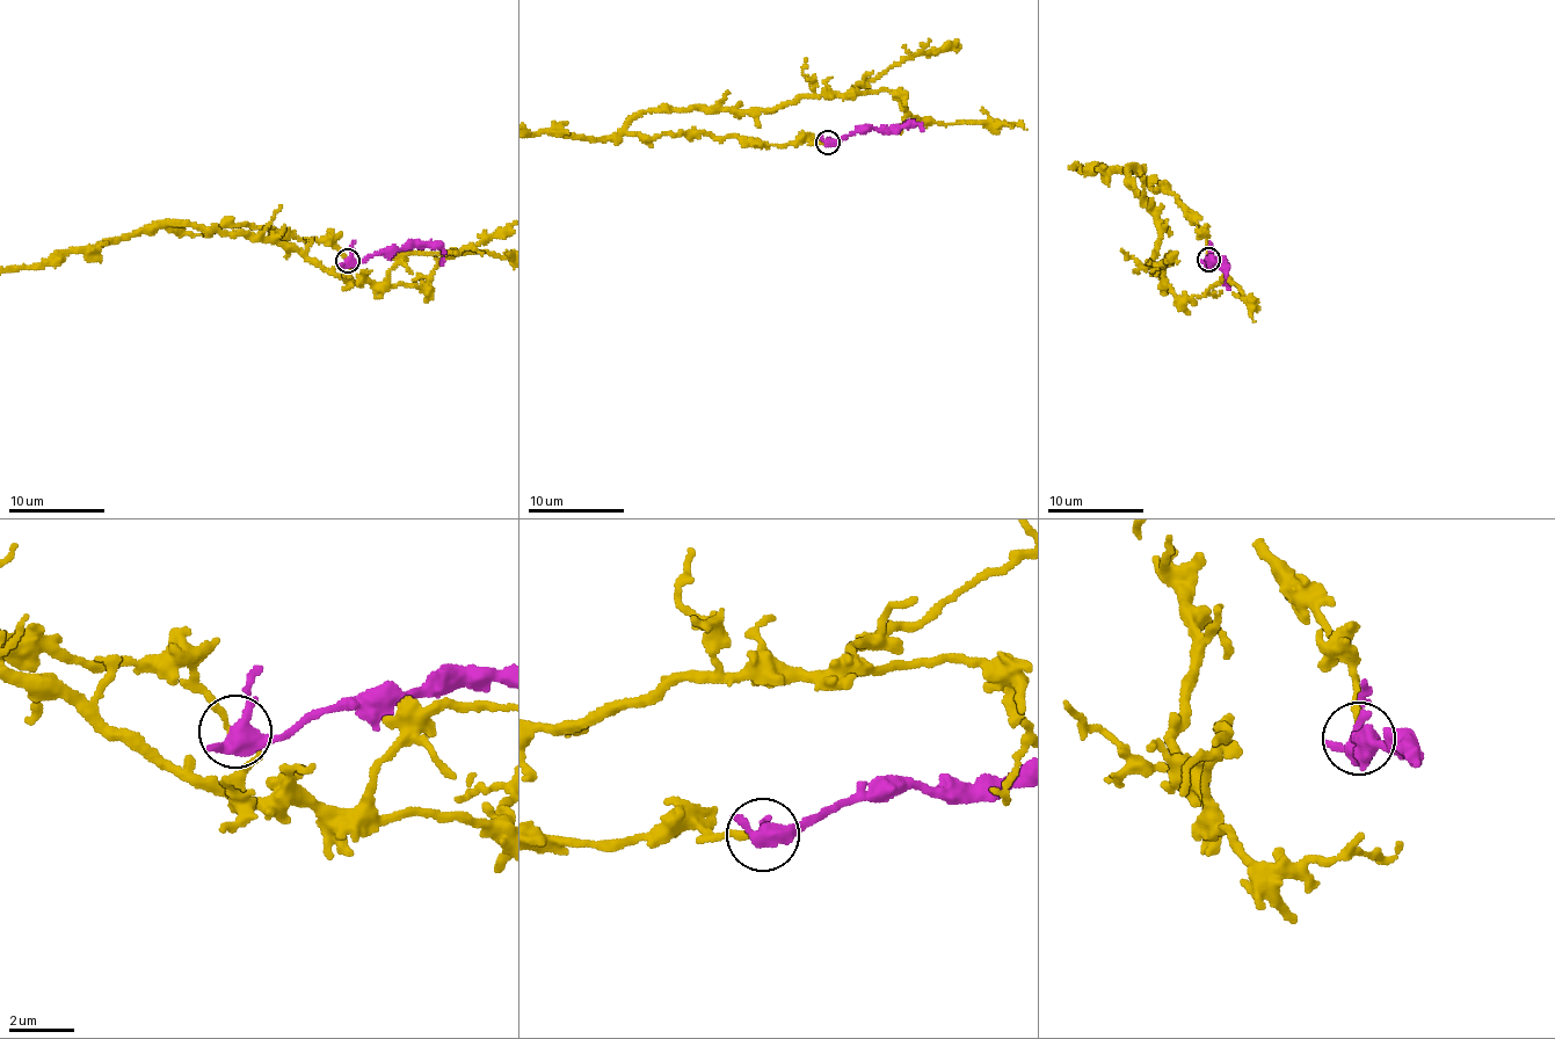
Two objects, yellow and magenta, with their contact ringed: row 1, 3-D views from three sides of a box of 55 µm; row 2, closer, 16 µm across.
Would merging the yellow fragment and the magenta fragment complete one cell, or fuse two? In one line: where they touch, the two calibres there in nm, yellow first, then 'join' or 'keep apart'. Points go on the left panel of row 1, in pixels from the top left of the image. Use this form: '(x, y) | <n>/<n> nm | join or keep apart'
(347, 260) | 200/400 nm | keep apart

